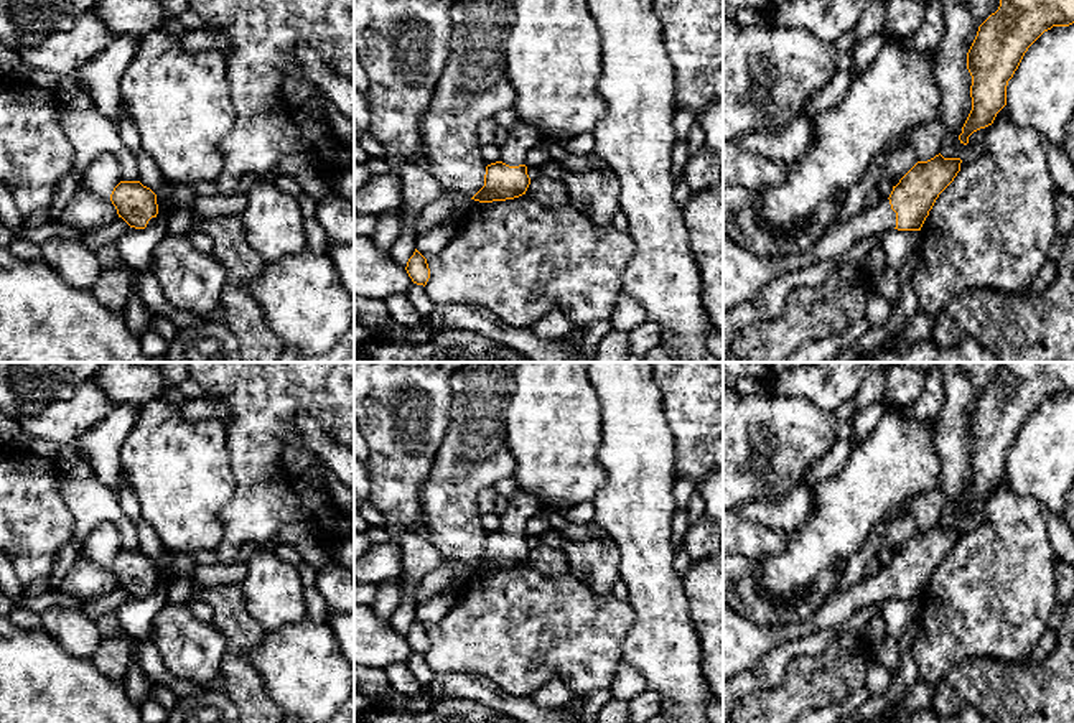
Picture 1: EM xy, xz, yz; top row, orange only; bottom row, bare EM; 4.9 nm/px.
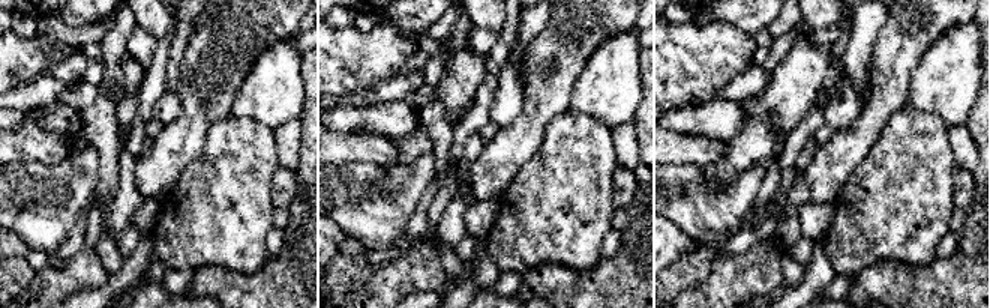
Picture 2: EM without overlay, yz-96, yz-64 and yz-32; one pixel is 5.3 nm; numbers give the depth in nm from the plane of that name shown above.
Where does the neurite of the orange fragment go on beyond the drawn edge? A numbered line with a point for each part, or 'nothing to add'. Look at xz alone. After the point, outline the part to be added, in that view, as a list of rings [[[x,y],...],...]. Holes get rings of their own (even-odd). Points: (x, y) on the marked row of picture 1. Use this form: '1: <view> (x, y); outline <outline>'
1: xz (522, 137); outline [[[517,119],[509,130],[507,140],[501,147],[501,161],[509,166],[525,165],[527,152],[540,142],[542,135],[537,127],[532,127]]]

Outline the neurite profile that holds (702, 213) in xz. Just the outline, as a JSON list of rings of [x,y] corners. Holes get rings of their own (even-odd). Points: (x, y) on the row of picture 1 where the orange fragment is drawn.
[[[723,183],[693,193],[682,214],[702,275],[703,308],[723,338]]]

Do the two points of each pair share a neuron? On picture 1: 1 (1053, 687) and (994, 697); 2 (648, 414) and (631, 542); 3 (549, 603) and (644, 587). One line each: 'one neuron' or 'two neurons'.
1: one neuron
2: one neuron
3: two neurons

